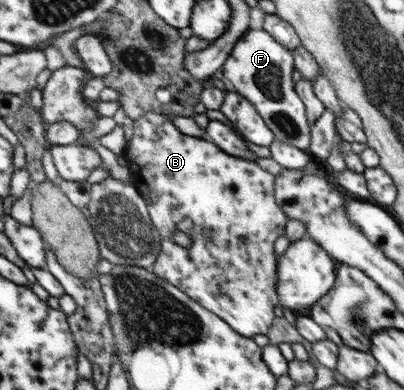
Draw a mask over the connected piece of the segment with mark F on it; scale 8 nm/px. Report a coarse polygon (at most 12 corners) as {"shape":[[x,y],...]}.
{"shape":[[247,30],[223,68],[275,141],[308,150],[292,53]]}

